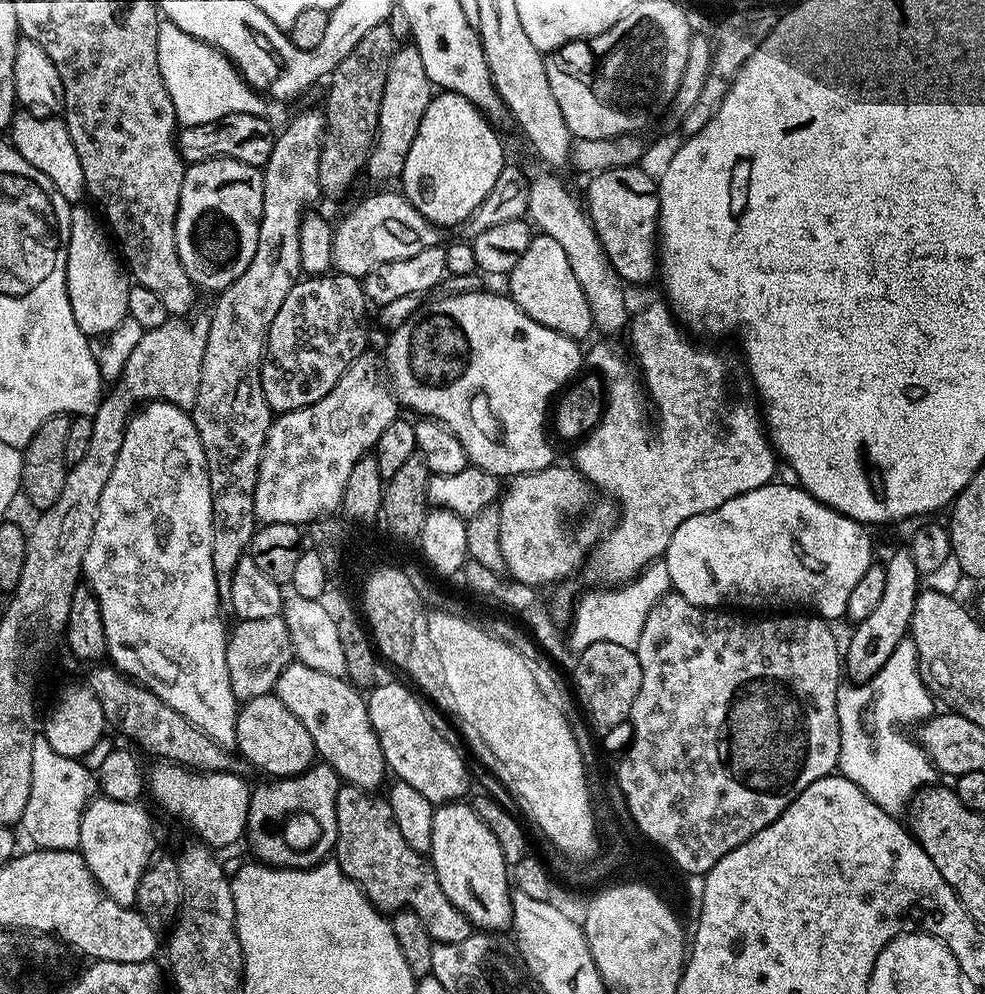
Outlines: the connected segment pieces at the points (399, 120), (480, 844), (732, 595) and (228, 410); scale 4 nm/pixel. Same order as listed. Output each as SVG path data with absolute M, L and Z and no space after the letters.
M408 42L397 48L400 49L388 56L376 139L366 165L366 176L372 180L399 181L406 166L406 154L410 154L410 146L414 146L414 134L418 134L418 126L422 126L422 114L426 114L426 106L430 106L434 95L434 86L430 78L426 78L422 54L418 54L416 45Z
M453 802L435 809L430 863L446 898L466 914L473 929L499 933L511 925L510 865L504 860L498 838L490 834L486 822L478 818L471 803Z
M773 482L762 486L758 490L750 490L746 494L730 498L722 506L718 506L706 514L698 514L694 518L686 518L686 522L682 522L682 526L678 526L678 530L674 530L674 538L670 538L670 546L664 552L662 562L670 570L672 588L675 592L682 598L686 598L686 602L690 602L699 608L719 609L721 606L735 606L740 610L756 610L752 608L807 610L809 613L819 616L821 620L836 622L839 616L843 617L845 615L846 602L850 602L850 593L854 590L854 586L874 562L872 540L868 537L868 532L869 529L865 525L842 515L840 512L835 512L833 508L826 507L822 501L813 498L803 488L799 486L791 488L788 484Z
M308 108L294 117L284 129L279 129L274 150L270 150L270 158L264 163L264 197L262 198L262 218L258 226L258 250L254 250L254 258L250 258L250 266L230 282L223 292L215 297L216 305L208 316L208 337L206 350L202 354L202 378L198 382L198 398L190 409L194 426L200 435L202 450L206 454L206 466L210 478L210 494L212 495L212 525L214 526L214 574L218 582L218 594L221 601L230 598L230 582L234 574L234 566L245 556L248 543L258 527L254 514L254 486L258 482L258 466L262 458L262 450L266 442L266 434L274 419L272 407L266 402L266 394L262 394L262 378L260 367L264 361L264 347L268 344L270 322L274 322L274 314L282 310L282 302L286 302L286 294L301 279L300 255L298 254L298 238L300 223L306 213L313 207L316 199L321 199L318 166L320 165L320 149L326 131L323 111Z

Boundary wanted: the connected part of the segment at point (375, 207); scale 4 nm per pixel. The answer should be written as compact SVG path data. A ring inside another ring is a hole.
M399 191L376 192L365 198L361 204L356 204L335 225L332 237L334 238L334 258L332 259L335 271L342 276L363 278L375 272L378 266L386 262L398 262L398 258L414 258L421 250L441 247L441 229L434 222L430 222L418 211Z

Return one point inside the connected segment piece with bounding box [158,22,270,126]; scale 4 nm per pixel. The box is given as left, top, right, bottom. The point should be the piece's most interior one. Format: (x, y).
(205, 85)

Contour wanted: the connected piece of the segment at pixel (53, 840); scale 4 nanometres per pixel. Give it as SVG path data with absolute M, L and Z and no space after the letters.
M40 732L34 738L33 773L30 797L21 820L27 836L37 849L70 849L75 851L81 838L81 814L88 801L95 795L96 780L79 759L62 756L56 752L45 735Z

